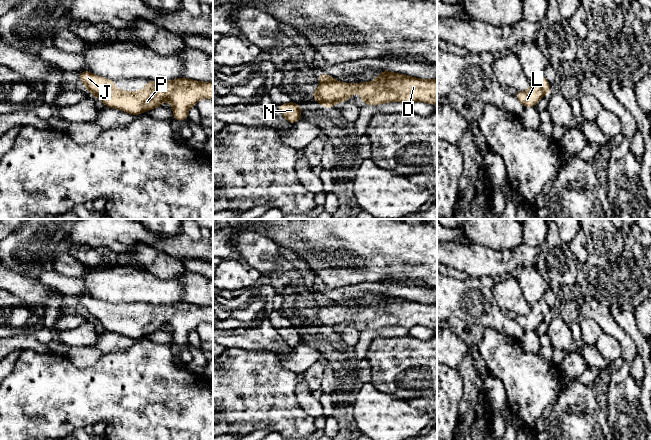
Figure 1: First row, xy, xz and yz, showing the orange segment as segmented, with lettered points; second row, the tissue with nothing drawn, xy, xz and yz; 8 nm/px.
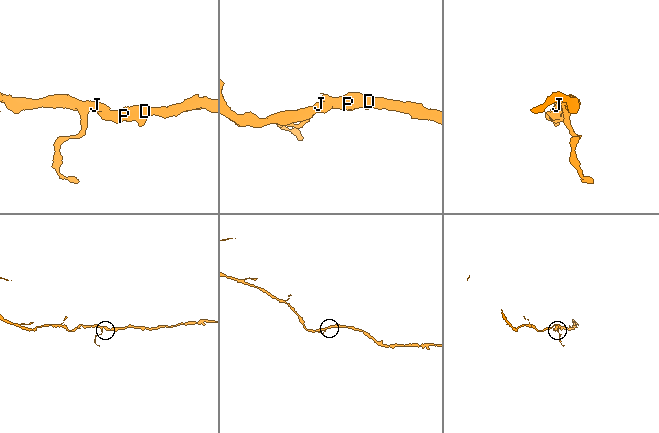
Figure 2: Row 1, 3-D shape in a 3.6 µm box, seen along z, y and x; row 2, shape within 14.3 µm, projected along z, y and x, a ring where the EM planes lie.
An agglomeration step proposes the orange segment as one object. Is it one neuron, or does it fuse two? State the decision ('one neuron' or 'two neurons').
one neuron

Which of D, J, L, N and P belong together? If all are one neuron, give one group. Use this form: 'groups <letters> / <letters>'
groups D J L N P

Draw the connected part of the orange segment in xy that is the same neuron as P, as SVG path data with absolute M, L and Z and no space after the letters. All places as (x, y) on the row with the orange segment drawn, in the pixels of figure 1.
M79 71L79 77L94 97L109 108L117 108L132 115L154 109L169 101L174 117L178 121L188 118L189 109L200 99L213 100L213 82L199 82L185 77L173 81L148 81L144 89L137 92L113 89L117 83L88 71Z

